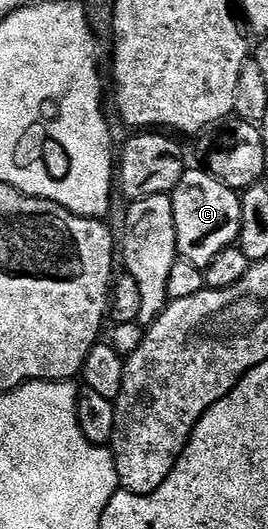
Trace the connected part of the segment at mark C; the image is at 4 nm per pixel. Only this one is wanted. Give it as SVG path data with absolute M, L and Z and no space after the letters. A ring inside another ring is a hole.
M188 169L171 195L176 218L178 254L198 267L207 267L221 249L236 246L241 229L240 192L221 185L207 170Z

